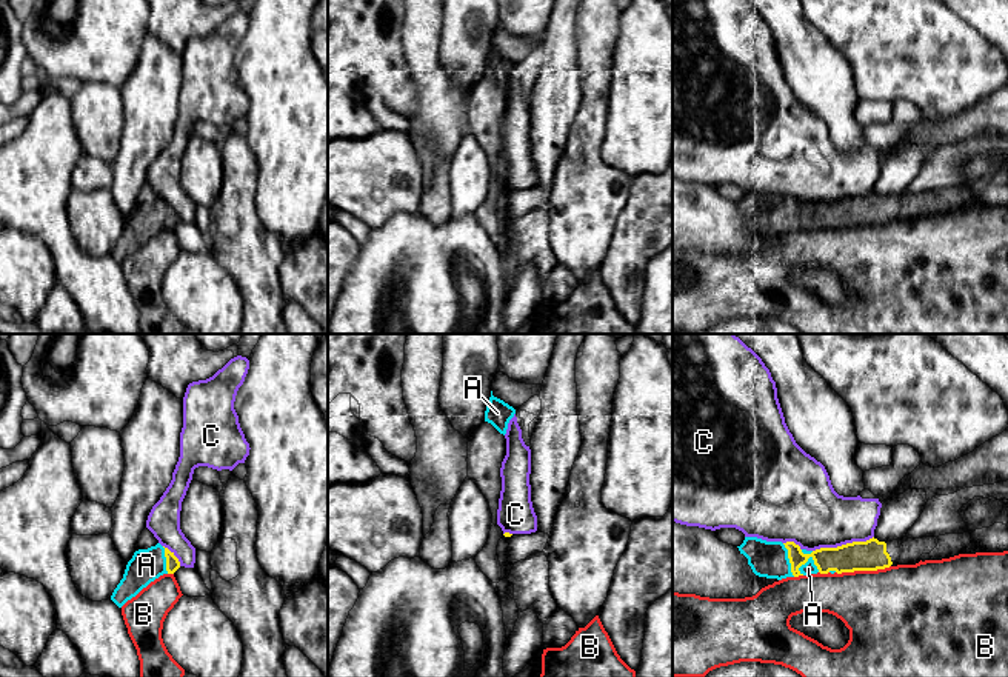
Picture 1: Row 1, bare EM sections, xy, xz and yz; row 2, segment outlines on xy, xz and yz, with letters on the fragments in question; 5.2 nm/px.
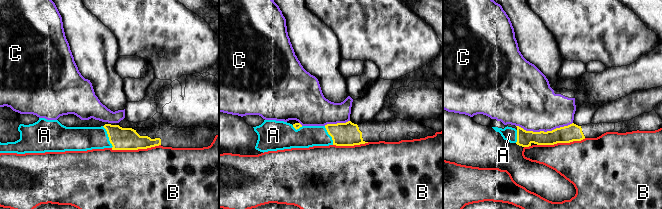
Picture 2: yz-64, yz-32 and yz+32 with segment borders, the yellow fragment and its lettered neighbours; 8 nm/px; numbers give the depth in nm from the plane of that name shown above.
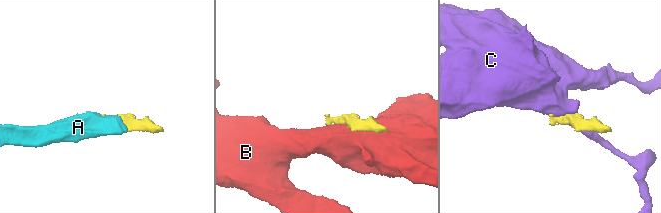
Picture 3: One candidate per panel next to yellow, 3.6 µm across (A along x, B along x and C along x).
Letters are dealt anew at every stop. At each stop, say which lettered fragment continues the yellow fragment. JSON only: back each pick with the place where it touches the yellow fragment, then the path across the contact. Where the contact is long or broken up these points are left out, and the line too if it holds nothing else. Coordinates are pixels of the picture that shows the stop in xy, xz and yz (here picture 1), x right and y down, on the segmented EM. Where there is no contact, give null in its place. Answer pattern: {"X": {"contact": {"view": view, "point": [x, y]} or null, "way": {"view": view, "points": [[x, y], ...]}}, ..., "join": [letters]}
{"A": {"contact": {"view": "yz", "point": [813, 559]}}, "join": ["A"]}

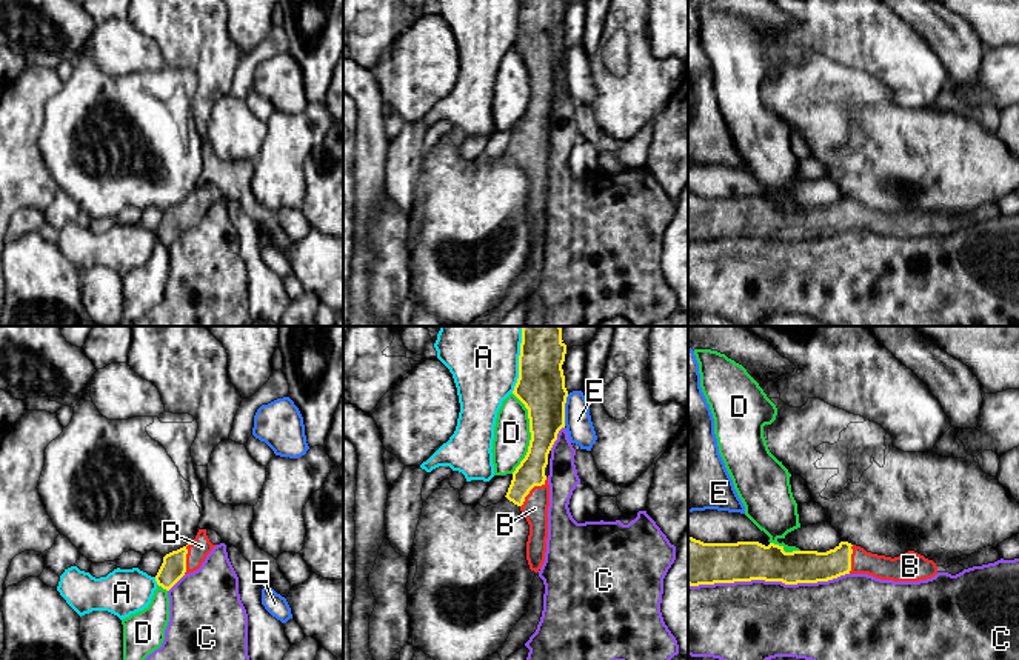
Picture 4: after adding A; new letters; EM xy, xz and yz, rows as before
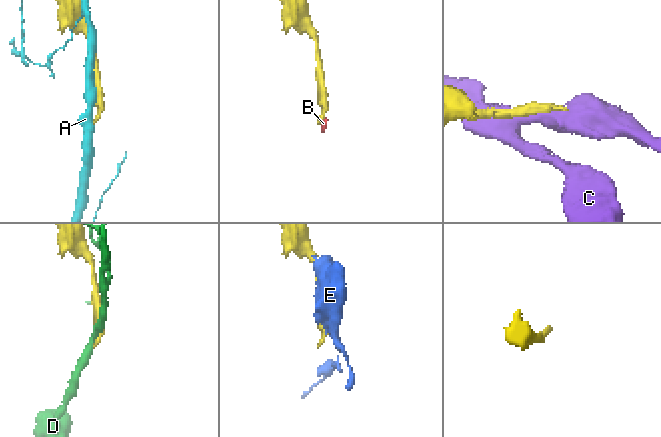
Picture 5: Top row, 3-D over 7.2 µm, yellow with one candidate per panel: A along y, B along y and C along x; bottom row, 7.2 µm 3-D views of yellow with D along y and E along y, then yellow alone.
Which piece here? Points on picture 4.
{"B": {"contact": {"view": "xz", "point": [531, 488]}, "way": {"view": "xz", "points": [[530, 473], [531, 488], [534, 508]]}}, "join": ["B"]}

